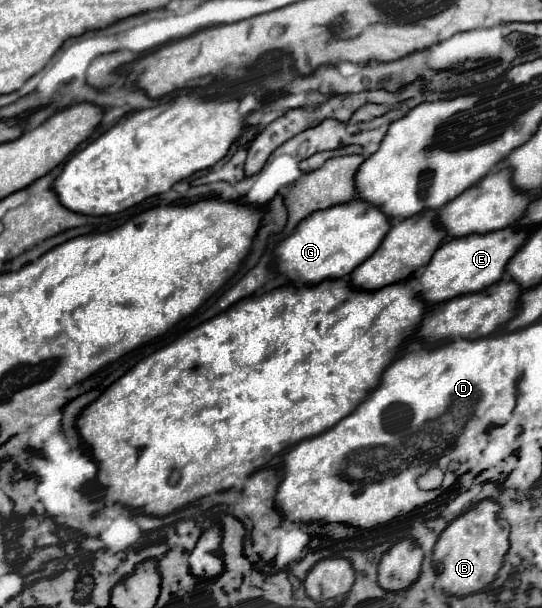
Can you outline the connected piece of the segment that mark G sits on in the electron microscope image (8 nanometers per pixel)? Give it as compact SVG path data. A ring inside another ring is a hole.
M355 199L343 203L343 207L329 207L327 211L315 211L295 227L273 251L273 265L293 285L317 285L327 279L345 279L379 243L389 231L389 219L375 207Z

